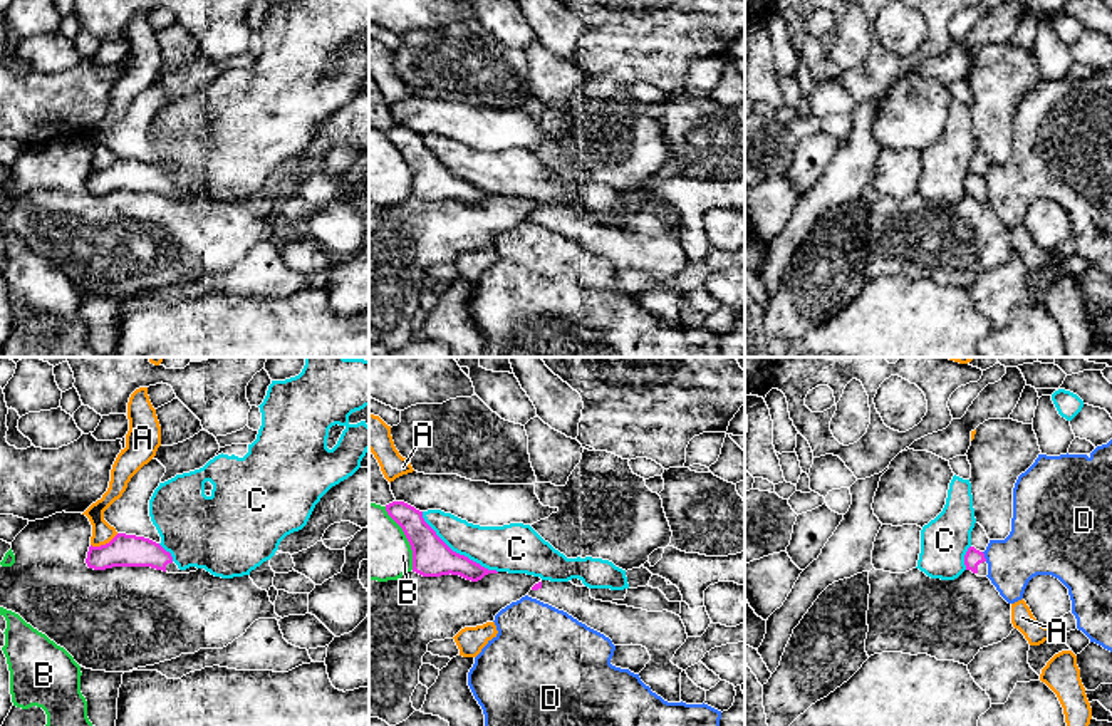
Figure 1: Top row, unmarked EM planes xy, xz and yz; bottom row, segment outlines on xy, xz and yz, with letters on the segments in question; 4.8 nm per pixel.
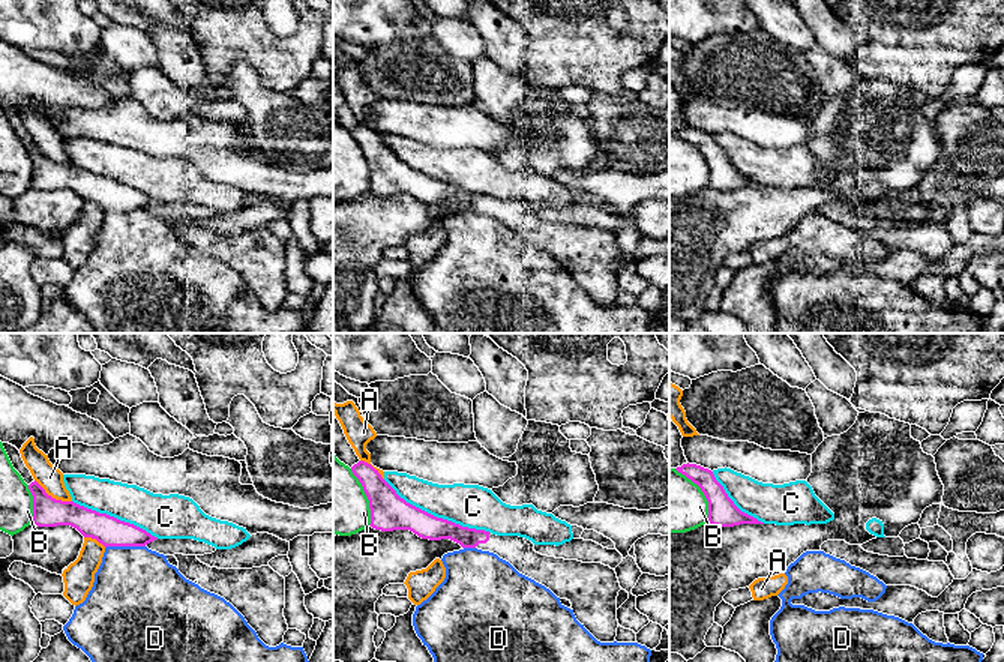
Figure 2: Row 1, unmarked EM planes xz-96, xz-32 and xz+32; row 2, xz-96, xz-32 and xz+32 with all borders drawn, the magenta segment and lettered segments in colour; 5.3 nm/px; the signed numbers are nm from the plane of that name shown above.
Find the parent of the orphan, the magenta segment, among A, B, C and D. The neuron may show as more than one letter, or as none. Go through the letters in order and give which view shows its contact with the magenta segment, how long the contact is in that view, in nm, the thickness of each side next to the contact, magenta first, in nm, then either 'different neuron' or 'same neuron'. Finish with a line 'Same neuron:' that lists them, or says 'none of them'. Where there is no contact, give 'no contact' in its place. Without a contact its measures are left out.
A: xy | 150 nm | 160/100 nm | different neuron
B: xz | 340 nm | 190/340 nm | different neuron
C: xz | 460 nm | 190/220 nm | different neuron
D: yz | 50 nm | 90/280 nm | different neuron
Same neuron: none of them

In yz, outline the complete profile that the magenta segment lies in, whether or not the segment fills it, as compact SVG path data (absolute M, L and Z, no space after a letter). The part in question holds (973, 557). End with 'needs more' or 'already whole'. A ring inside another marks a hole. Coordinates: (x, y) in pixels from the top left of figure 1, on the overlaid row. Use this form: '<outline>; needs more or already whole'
M974 547L968 548L964 555L964 565L966 565L966 570L971 570L978 577L988 575L988 563L986 563L985 553L976 550Z; needs more

